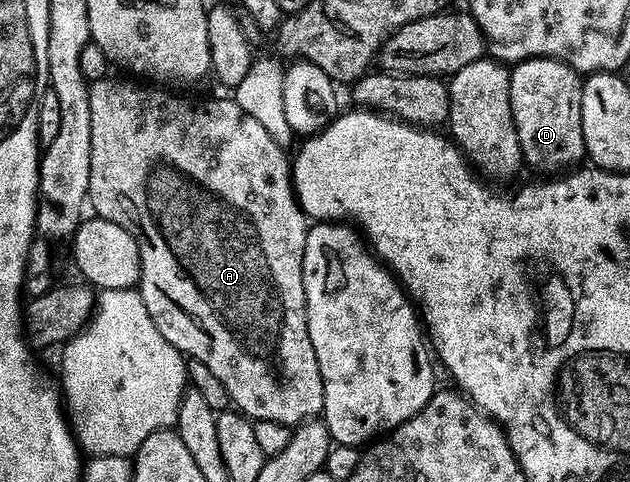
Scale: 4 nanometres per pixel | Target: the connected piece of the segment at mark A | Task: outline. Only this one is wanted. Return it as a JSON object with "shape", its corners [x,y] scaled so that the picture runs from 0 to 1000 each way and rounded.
{"shape":[[[175,164],[149,166],[141,178],[141,212],[144,214],[144,371],[141,373],[140,423],[152,448],[170,454],[176,463],[189,463],[189,471],[208,479],[208,488],[221,512],[221,537],[224,539],[221,606],[227,629],[233,629],[233,645],[240,654],[246,678],[252,678],[252,695],[259,695],[259,703],[265,703],[265,712],[276,716],[295,743],[305,745],[305,741],[308,741],[316,755],[327,757],[327,761],[332,763],[333,778],[357,805],[359,820],[376,838],[371,842],[403,876],[416,878],[414,873],[435,873],[440,882],[465,882],[459,886],[471,886],[476,884],[471,882],[476,873],[484,873],[489,865],[503,865],[514,844],[513,782],[506,774],[506,751],[500,745],[498,722],[494,716],[494,701],[489,693],[487,637],[484,635],[481,595],[483,504],[487,502],[487,488],[494,467],[484,448],[484,440],[471,421],[470,400],[465,398],[462,334],[456,317],[452,326],[454,311],[441,301],[437,288],[430,288],[430,280],[424,280],[417,255],[411,255],[411,247],[398,247],[398,239],[392,239],[392,230],[386,230],[386,222],[379,222],[375,207],[332,210],[327,218],[311,218],[310,212],[298,210],[294,201],[279,201],[278,195],[267,193],[267,189],[275,189],[262,180],[243,180],[249,185],[235,185],[230,176],[210,176],[205,168],[173,166]]]}

